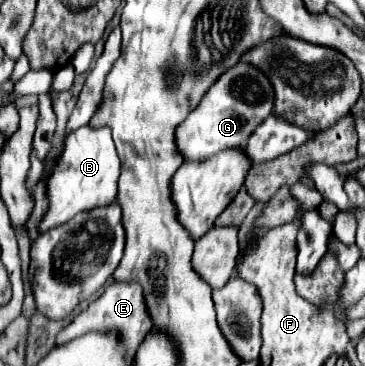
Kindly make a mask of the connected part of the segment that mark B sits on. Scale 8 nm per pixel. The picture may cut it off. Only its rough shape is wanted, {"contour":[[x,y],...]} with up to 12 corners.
{"contour":[[78,128],[48,182],[46,232],[116,200],[108,128]]}

